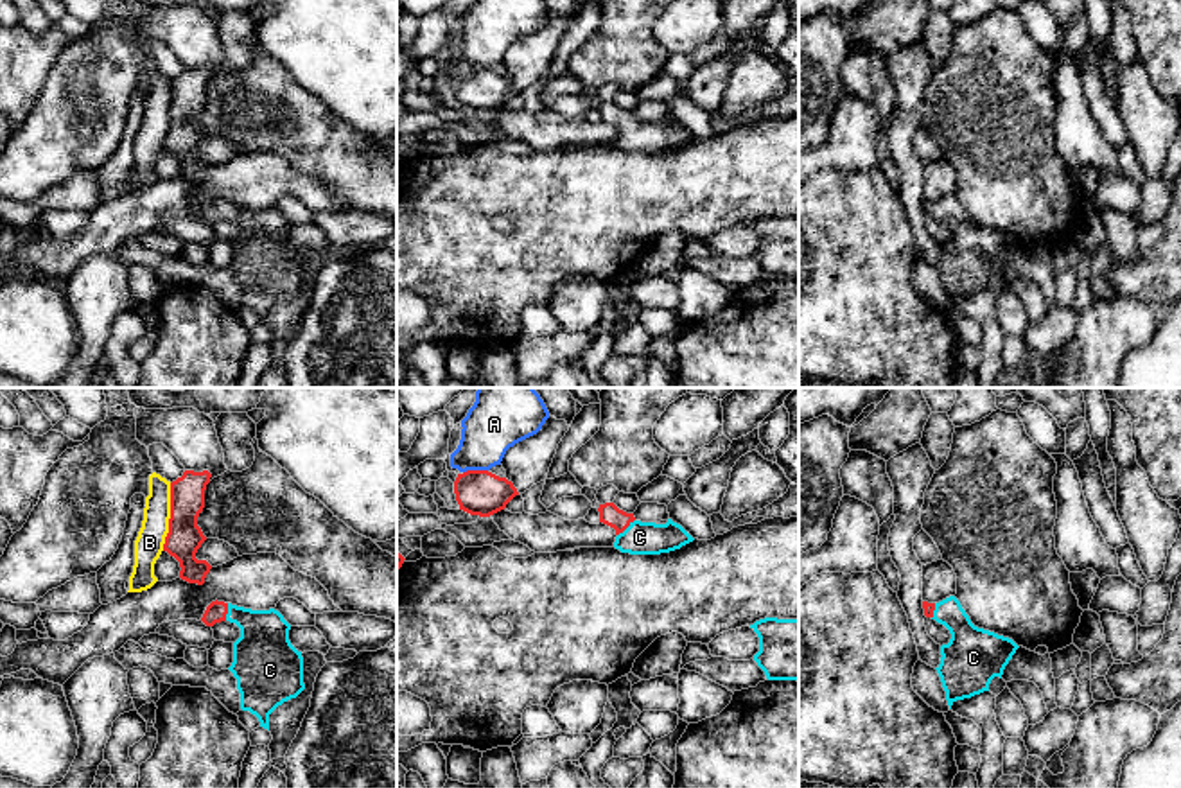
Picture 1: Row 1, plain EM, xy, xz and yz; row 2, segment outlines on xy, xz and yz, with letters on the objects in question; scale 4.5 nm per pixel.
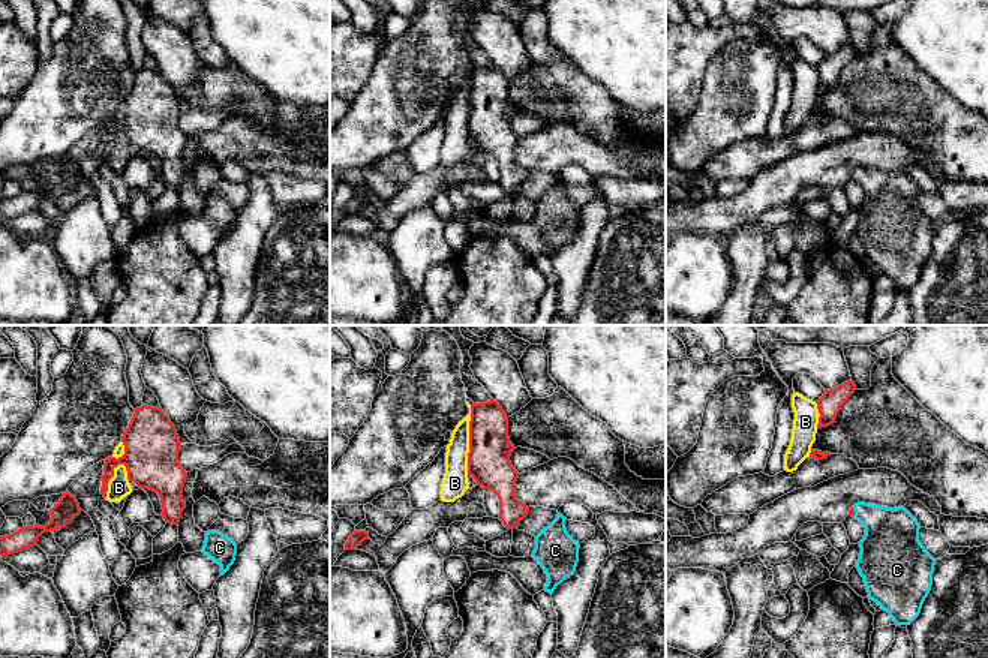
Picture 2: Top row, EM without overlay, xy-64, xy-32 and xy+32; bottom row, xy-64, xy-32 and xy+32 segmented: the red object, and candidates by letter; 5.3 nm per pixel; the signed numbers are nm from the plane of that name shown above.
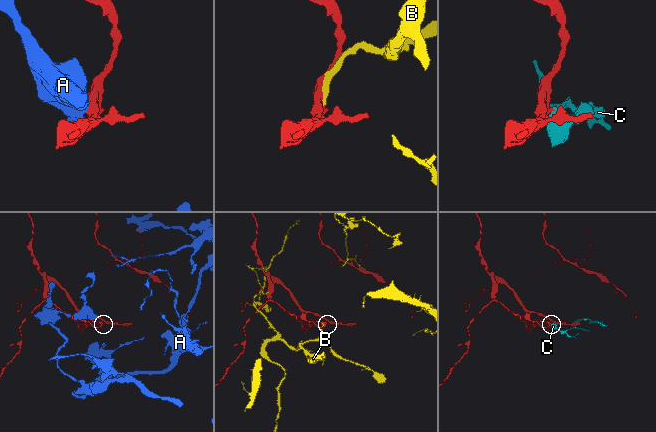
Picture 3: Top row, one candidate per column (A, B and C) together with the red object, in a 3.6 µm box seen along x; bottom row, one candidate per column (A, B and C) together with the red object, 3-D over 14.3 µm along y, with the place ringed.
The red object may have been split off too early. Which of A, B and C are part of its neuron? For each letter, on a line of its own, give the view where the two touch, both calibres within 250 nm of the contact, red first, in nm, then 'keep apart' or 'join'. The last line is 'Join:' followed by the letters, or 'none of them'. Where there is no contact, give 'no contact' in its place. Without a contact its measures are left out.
A: xz | 200/240 nm | keep apart
B: xy | 160/130 nm | keep apart
C: xz | 100/140 nm | join
Join: C

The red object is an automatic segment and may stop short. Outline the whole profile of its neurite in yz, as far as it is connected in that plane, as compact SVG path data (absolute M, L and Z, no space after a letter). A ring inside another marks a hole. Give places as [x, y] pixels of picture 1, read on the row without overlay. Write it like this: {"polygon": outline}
{"polygon": "M955 194L939 201L923 199L923 206L926 215L951 232L949 241L940 244L942 255L935 266L949 307L957 298L989 289L991 278L1002 276L1019 244L1009 235L975 224Z"}

